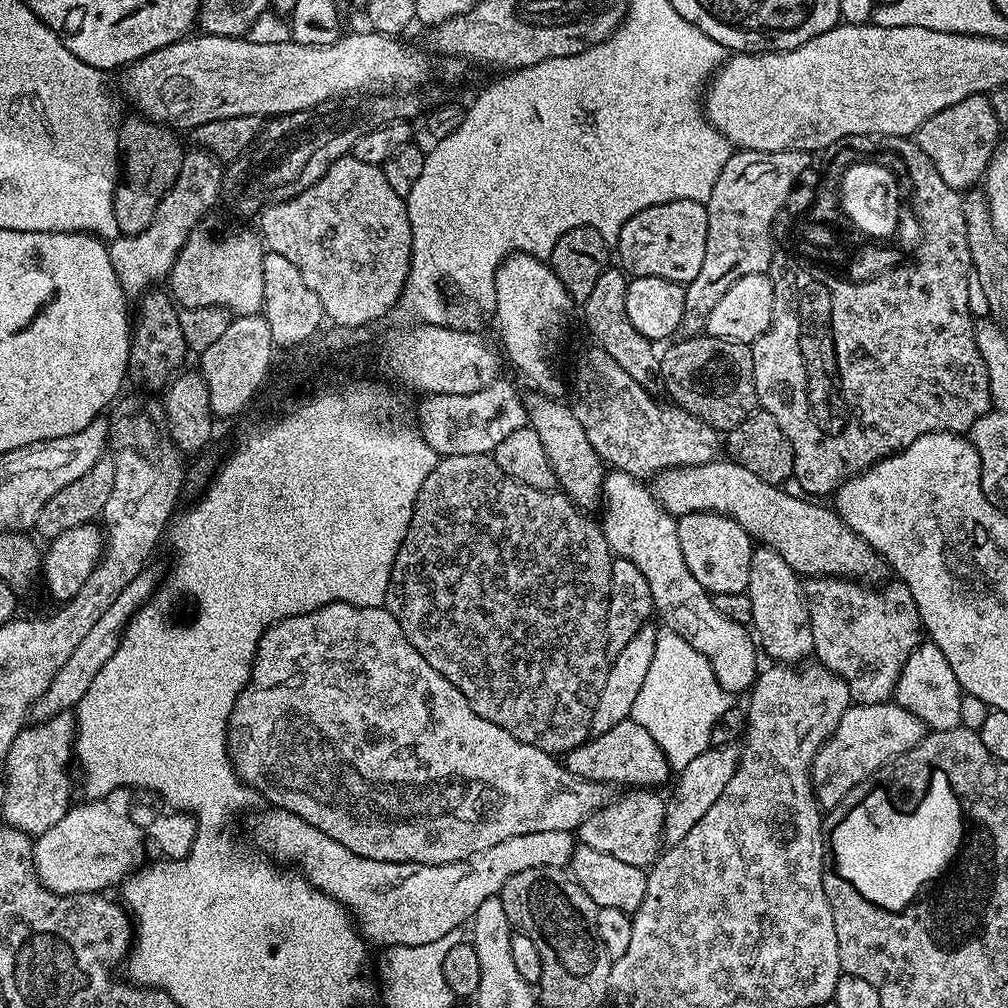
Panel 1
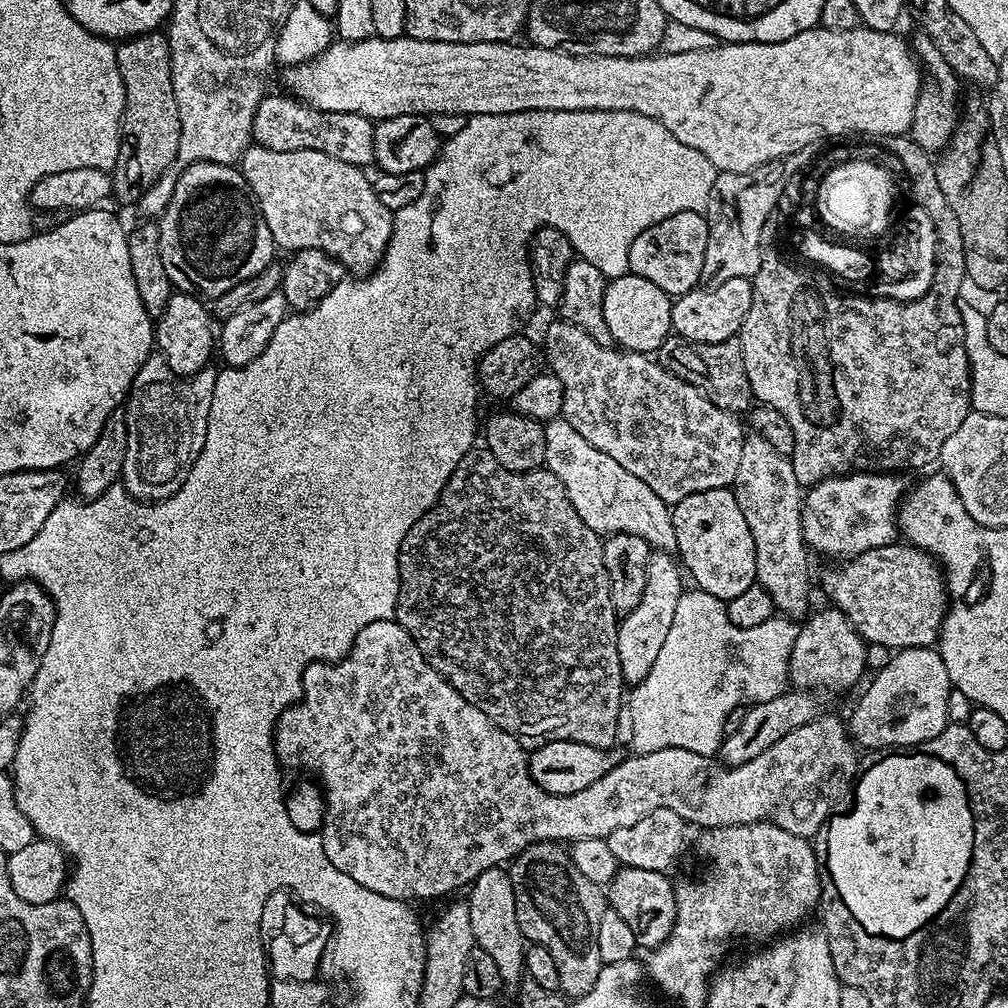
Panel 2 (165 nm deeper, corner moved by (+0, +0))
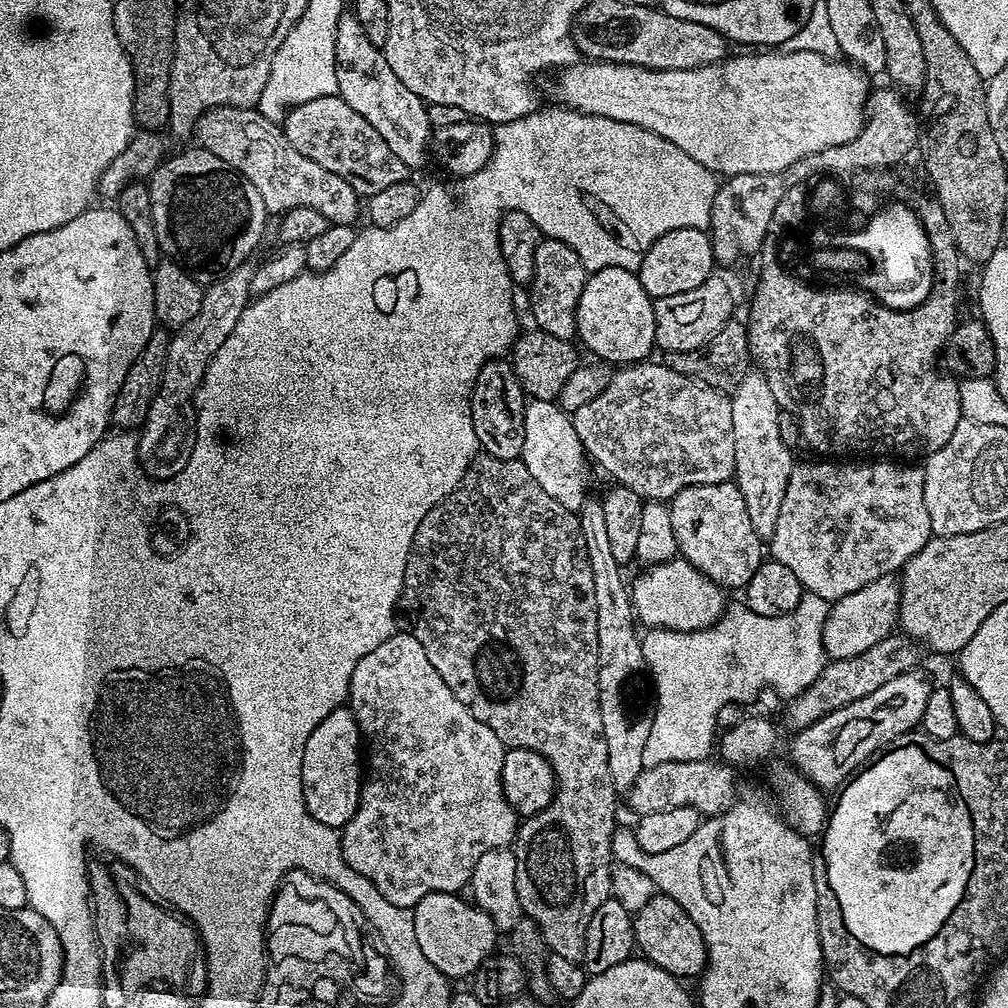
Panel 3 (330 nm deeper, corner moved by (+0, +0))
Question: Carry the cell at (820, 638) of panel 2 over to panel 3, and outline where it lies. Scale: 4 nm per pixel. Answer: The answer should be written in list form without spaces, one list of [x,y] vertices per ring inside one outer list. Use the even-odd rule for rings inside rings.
[[[895,575],[883,576],[872,584],[862,586],[862,590],[854,590],[854,594],[846,594],[828,609],[828,617],[822,630],[825,657],[829,661],[845,660],[870,650],[870,646],[893,635],[898,624],[899,611],[900,582]]]

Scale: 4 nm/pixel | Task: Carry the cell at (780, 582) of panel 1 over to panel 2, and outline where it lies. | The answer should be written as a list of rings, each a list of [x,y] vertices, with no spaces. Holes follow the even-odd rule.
[[[749,435],[742,446],[742,462],[738,462],[734,491],[738,506],[746,518],[746,526],[750,526],[750,534],[754,538],[756,583],[768,591],[777,613],[788,618],[803,617],[809,611],[810,549],[802,534],[802,485],[798,478],[794,478],[791,459],[778,454],[778,450],[774,450],[774,446],[770,446],[770,442],[761,436]]]

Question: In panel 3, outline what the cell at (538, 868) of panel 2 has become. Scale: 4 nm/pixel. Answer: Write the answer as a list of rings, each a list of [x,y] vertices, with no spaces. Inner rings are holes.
[[[481,451],[470,462],[464,477],[458,486],[442,502],[438,502],[418,522],[418,530],[412,539],[410,554],[406,558],[404,585],[398,601],[402,612],[408,615],[407,627],[414,638],[422,642],[430,666],[438,670],[442,682],[450,686],[454,698],[470,710],[478,722],[490,726],[494,734],[508,748],[525,748],[542,754],[550,763],[556,775],[556,793],[552,795],[550,806],[537,816],[527,817],[519,825],[514,851],[516,853],[516,885],[520,911],[537,924],[545,940],[547,951],[562,954],[562,958],[580,962],[584,958],[586,930],[594,910],[602,906],[612,896],[612,833],[618,827],[616,821],[616,796],[618,789],[612,785],[610,762],[606,754],[606,738],[602,734],[602,710],[598,706],[598,602],[594,602],[594,574],[590,570],[590,558],[586,542],[582,538],[580,517],[577,513],[566,510],[562,502],[554,502],[538,482],[534,482],[530,470],[526,470],[523,460],[503,460],[494,458],[489,452]]]

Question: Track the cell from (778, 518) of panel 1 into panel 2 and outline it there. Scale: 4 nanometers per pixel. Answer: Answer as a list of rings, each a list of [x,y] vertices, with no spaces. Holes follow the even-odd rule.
[[[893,542],[866,550],[866,554],[853,556],[845,560],[833,572],[824,576],[824,592],[831,603],[856,628],[868,644],[877,644],[889,650],[901,648],[931,648],[940,639],[940,627],[944,613],[948,610],[948,589],[941,568],[933,557],[922,549],[907,542]]]

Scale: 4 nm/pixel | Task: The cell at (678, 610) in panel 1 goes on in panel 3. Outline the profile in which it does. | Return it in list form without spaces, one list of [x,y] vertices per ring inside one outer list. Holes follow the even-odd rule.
[[[529,399],[524,405],[524,441],[522,454],[526,470],[534,477],[534,482],[554,498],[554,502],[562,502],[566,510],[579,513],[585,500],[589,499],[588,464],[590,457],[585,452],[578,434],[574,430],[569,413],[553,400]]]

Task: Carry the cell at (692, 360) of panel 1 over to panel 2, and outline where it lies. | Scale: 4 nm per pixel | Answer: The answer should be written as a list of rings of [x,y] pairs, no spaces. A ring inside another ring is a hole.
[[[669,338],[656,349],[654,356],[662,367],[688,384],[693,384],[707,400],[714,402],[714,406],[733,414],[747,413],[753,407],[752,387],[750,378],[746,378],[739,339],[713,344],[690,344],[687,340]]]

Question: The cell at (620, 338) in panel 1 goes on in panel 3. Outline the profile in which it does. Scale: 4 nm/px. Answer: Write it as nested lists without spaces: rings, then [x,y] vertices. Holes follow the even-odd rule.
[[[544,238],[541,239],[534,256],[534,266],[536,267],[536,273],[532,279],[530,291],[532,291],[532,316],[536,319],[535,327],[546,334],[554,334],[554,338],[571,341],[576,336],[578,302],[582,298],[584,283],[588,281],[590,275],[586,267],[585,257],[566,242]]]

